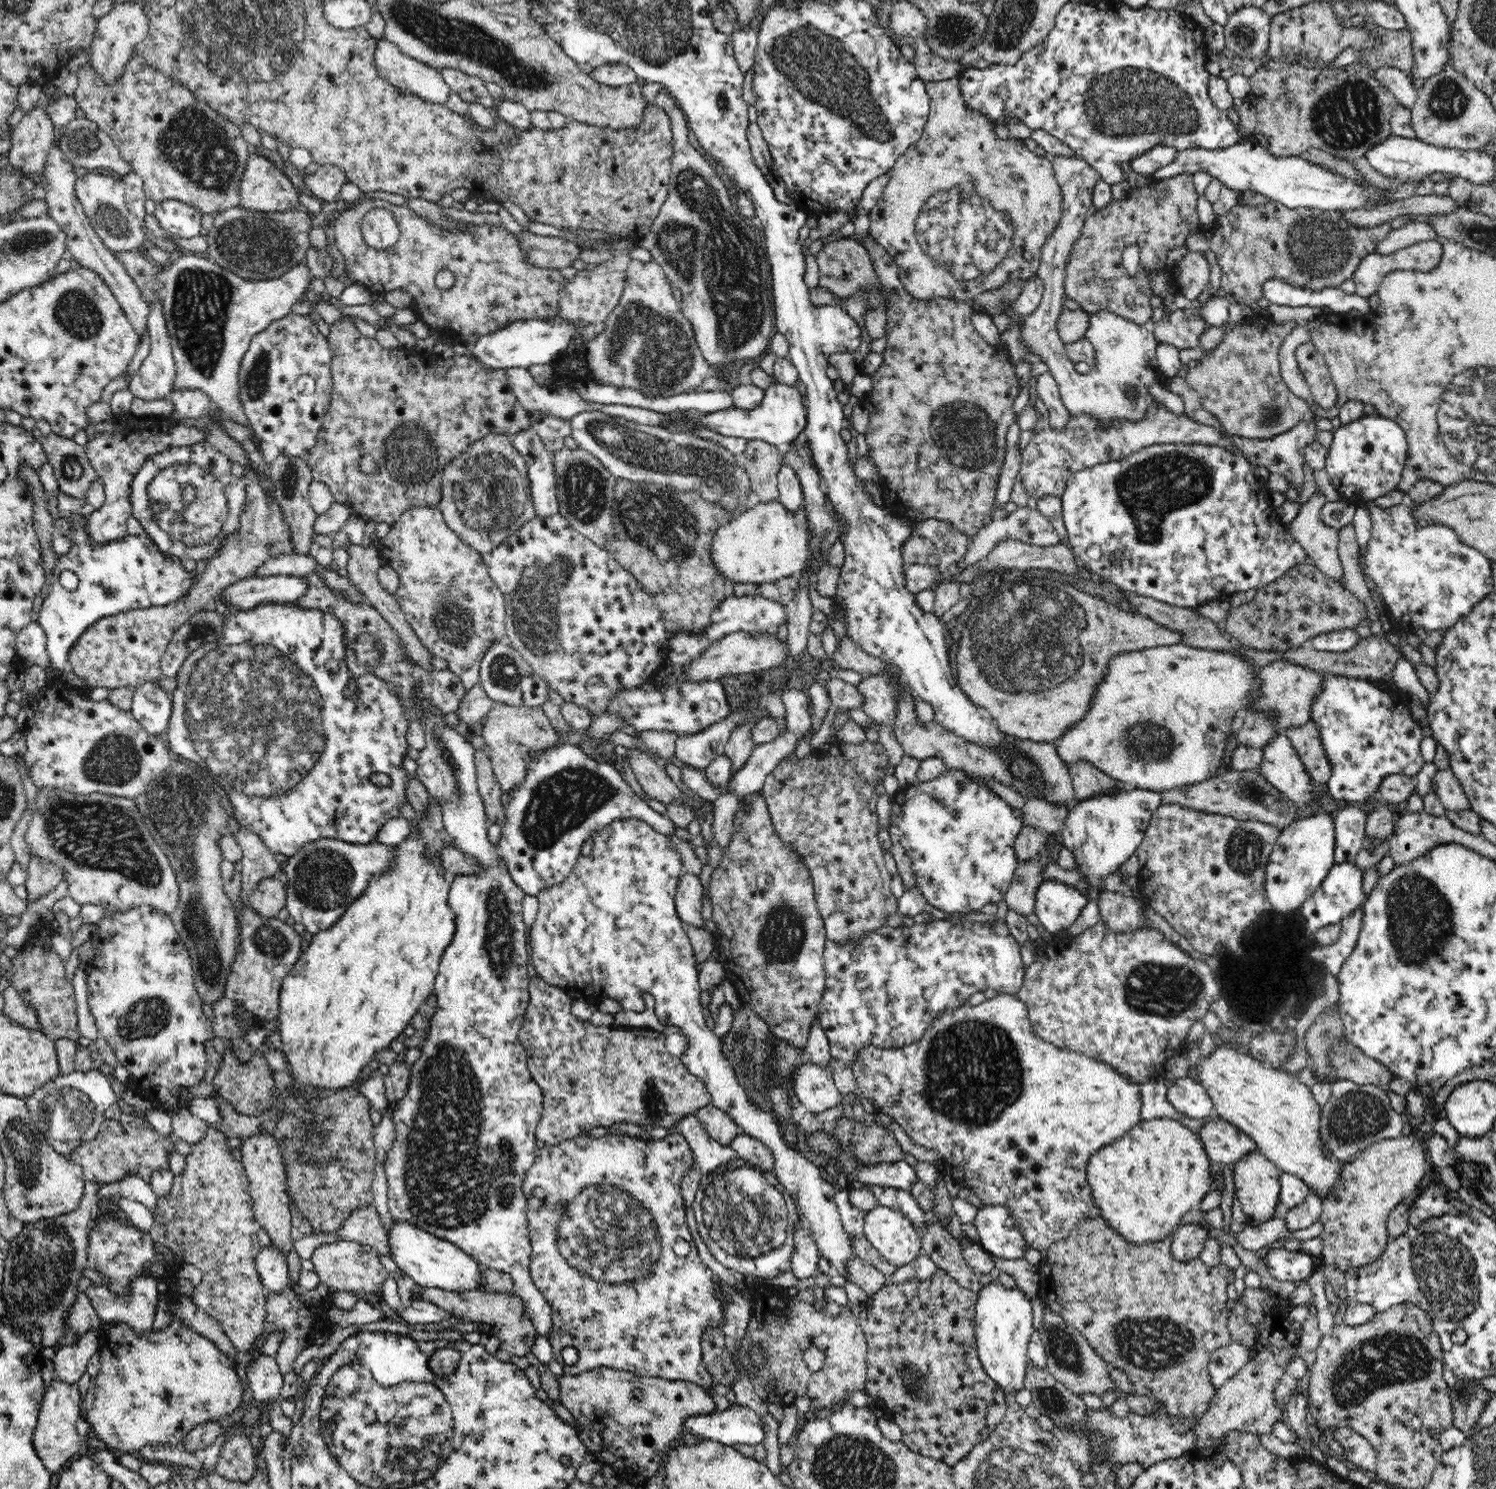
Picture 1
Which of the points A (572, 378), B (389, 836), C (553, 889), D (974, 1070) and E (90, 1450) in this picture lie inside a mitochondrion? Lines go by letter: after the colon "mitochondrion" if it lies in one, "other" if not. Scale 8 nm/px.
A: other
B: other
C: other
D: mitochondrion
E: other

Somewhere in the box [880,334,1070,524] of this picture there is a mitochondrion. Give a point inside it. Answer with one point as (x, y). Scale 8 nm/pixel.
(962, 432)

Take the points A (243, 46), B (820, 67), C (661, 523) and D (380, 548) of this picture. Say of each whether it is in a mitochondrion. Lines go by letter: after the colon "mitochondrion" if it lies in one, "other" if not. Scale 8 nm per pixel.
A: mitochondrion
B: mitochondrion
C: mitochondrion
D: other

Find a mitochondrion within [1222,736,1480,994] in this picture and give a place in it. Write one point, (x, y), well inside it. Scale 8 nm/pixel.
(1420, 921)

